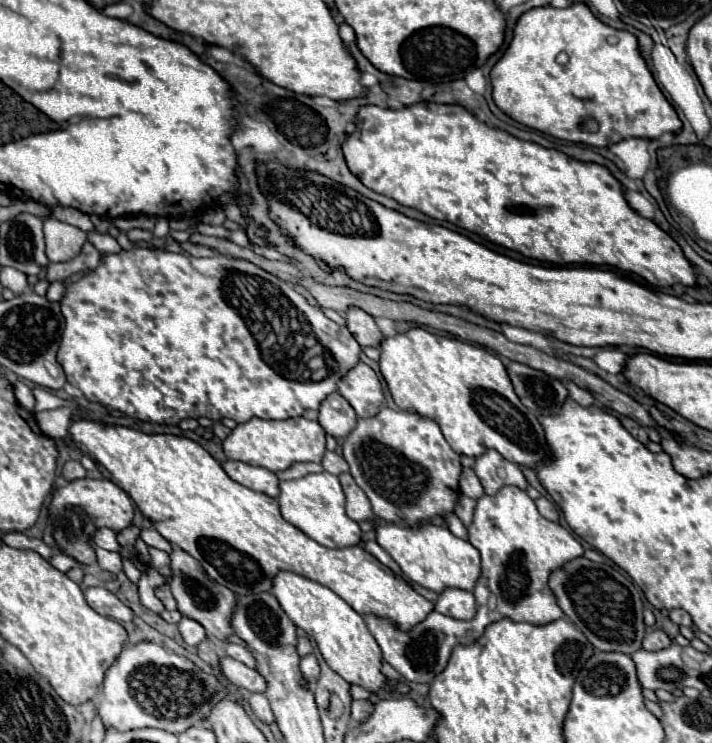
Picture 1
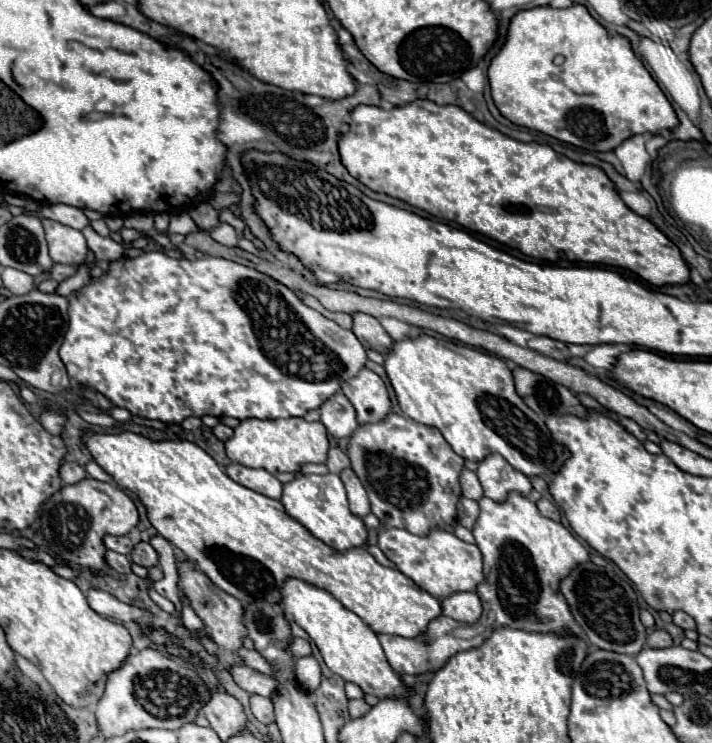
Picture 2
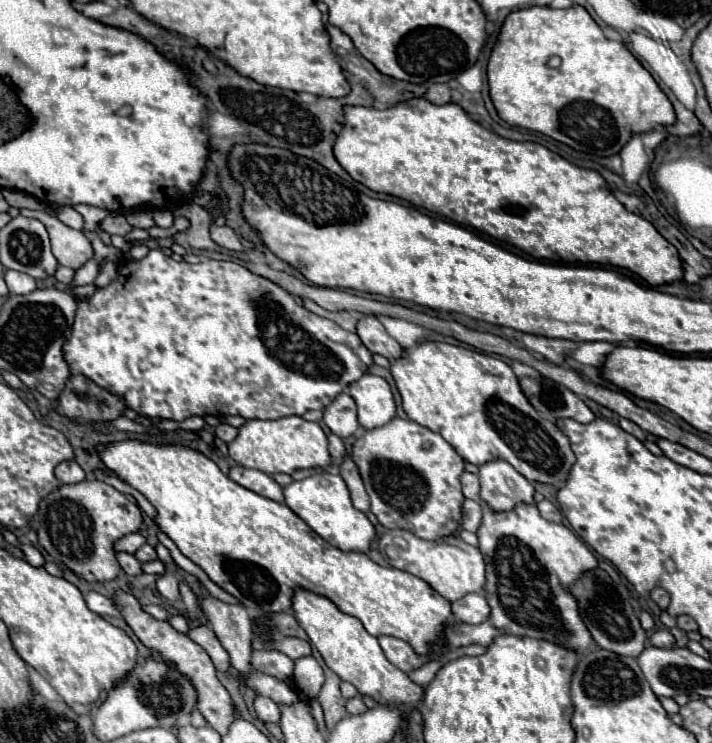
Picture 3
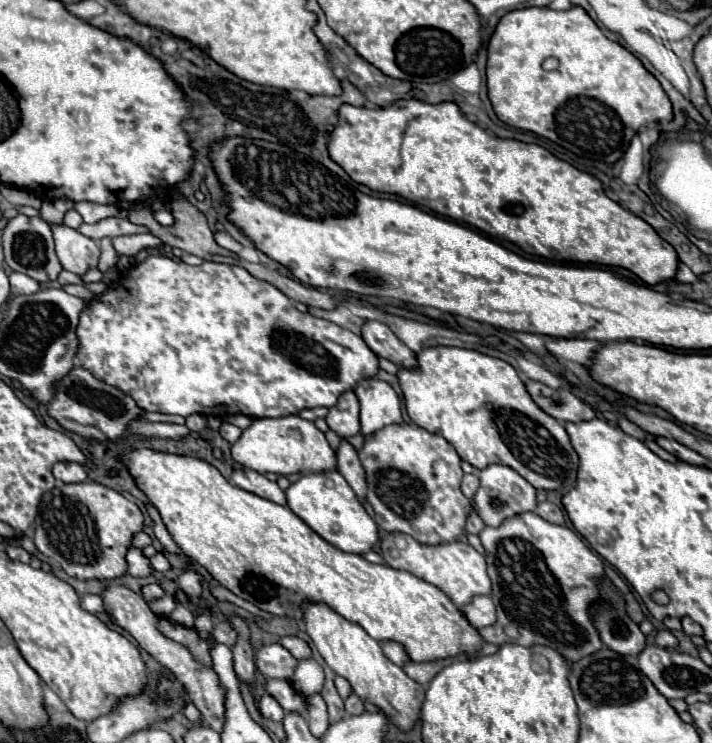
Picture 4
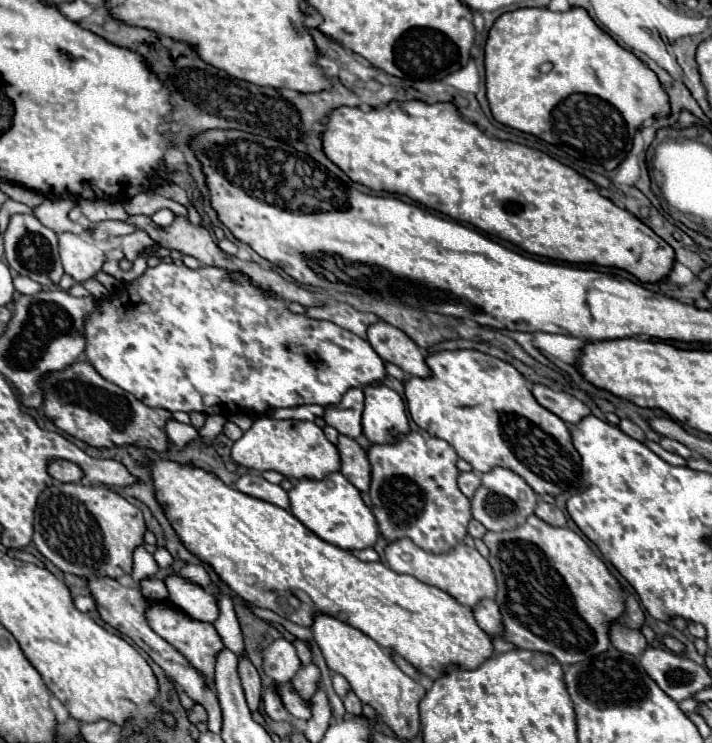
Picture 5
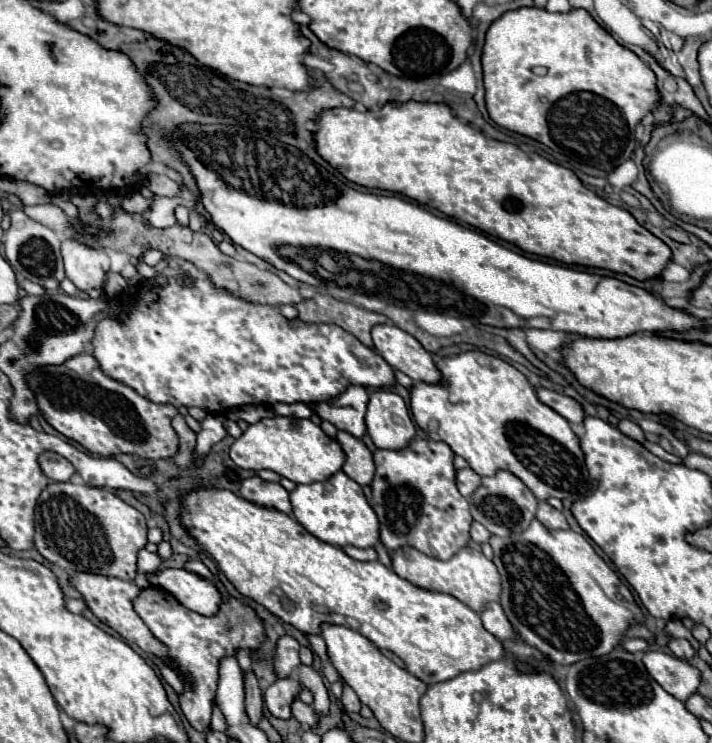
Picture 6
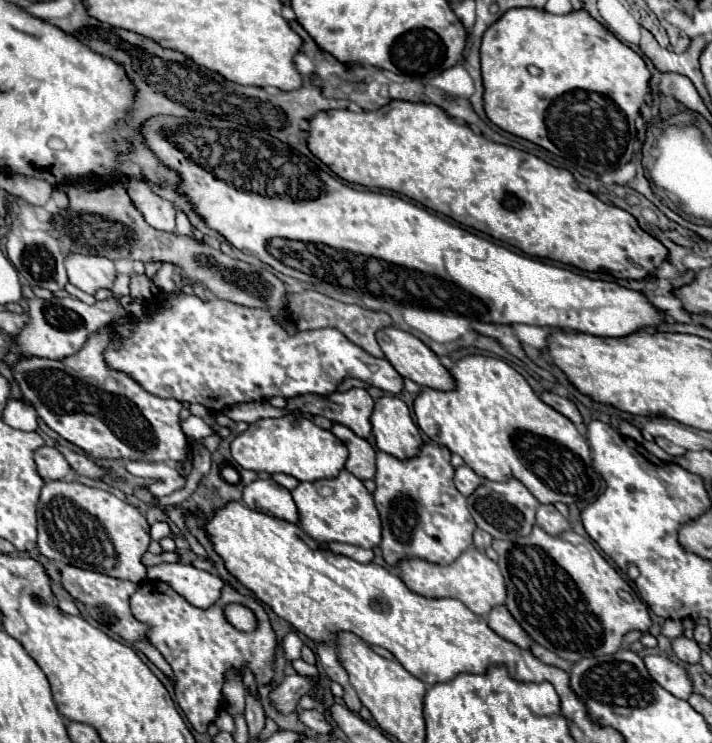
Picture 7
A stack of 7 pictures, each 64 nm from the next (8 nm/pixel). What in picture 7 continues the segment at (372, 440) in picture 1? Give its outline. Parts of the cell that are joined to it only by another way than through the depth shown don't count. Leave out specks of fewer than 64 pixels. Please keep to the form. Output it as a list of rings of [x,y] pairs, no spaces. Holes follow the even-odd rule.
[[[424,444],[414,458],[396,458],[386,452],[376,452],[376,490],[374,504],[380,512],[382,520],[382,542],[380,548],[390,566],[398,556],[422,556],[424,560],[436,564],[454,562],[466,548],[472,546],[472,532],[476,530],[476,522],[468,512],[466,498],[452,484],[454,468],[450,464],[450,450],[440,444]]]

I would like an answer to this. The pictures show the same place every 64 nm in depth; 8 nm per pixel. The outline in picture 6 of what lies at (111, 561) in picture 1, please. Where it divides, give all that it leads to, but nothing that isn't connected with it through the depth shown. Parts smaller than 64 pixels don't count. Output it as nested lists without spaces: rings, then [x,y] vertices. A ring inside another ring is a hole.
[[[142,548],[142,550],[138,552],[138,574],[136,574],[136,578],[134,578],[134,584],[136,584],[138,588],[146,588],[146,586],[148,586],[146,576],[152,574],[152,572],[156,572],[156,570],[160,568],[160,564],[162,564],[162,560],[160,560],[156,554],[152,554],[152,552],[148,552],[146,548]]]

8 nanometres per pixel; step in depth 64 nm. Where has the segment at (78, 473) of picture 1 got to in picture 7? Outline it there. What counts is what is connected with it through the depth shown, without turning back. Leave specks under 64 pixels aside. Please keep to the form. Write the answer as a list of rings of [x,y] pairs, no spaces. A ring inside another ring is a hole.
[[[42,446],[38,448],[38,452],[34,454],[36,466],[38,466],[38,474],[50,482],[50,480],[64,480],[66,474],[70,472],[70,464],[66,462],[66,458],[52,446]]]

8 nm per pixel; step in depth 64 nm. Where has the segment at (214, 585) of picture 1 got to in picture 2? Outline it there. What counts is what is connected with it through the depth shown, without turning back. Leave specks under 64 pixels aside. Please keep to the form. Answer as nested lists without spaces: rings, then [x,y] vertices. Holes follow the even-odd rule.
[[[192,560],[178,562],[178,578],[180,578],[178,580],[180,592],[186,596],[192,610],[202,618],[210,638],[230,652],[234,652],[234,648],[240,648],[242,638],[246,636],[246,632],[242,632],[242,604],[240,604],[240,600],[236,600],[228,592],[220,590],[204,572],[198,570],[198,566]]]

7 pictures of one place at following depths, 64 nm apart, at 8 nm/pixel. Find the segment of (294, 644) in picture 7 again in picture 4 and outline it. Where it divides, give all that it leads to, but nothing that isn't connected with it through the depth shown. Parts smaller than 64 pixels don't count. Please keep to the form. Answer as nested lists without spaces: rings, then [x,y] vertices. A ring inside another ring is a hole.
[[[270,644],[262,646],[256,652],[256,668],[266,676],[266,678],[280,678],[280,680],[290,680],[294,674],[298,660],[280,644]]]

